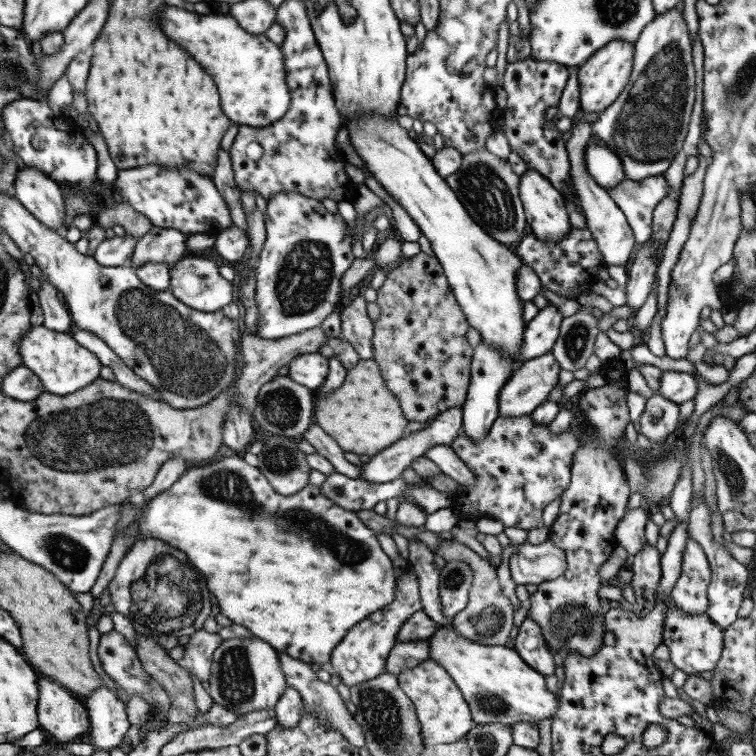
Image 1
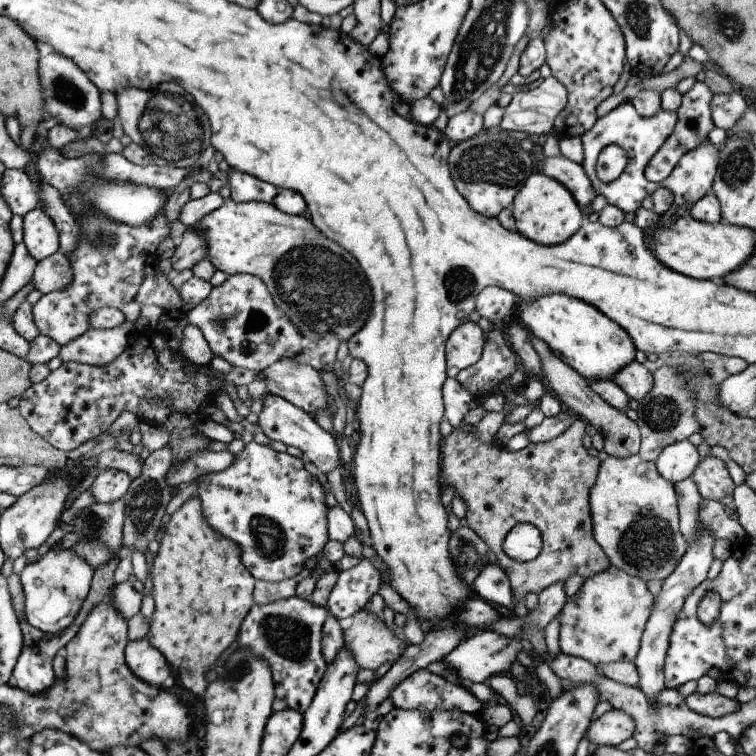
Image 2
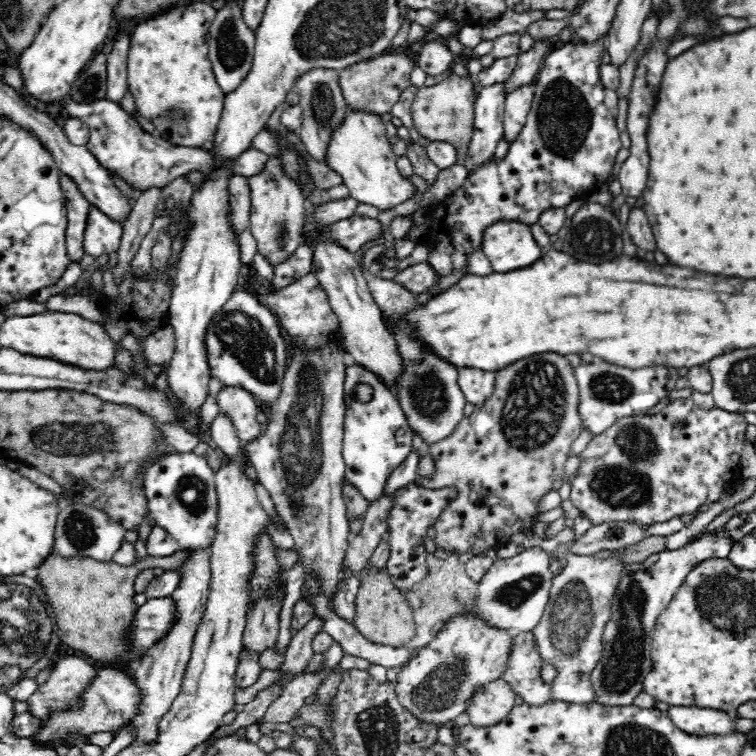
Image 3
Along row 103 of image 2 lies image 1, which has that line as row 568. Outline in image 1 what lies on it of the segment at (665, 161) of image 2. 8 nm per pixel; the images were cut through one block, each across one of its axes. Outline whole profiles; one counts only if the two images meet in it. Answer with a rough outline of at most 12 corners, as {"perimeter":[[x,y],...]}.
{"perimeter":[[691,537],[671,598],[686,614],[708,610],[711,567]]}

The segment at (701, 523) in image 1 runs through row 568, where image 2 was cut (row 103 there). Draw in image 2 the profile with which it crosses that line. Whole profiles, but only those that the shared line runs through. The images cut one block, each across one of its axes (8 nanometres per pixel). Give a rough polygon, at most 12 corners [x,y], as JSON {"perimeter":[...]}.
{"perimeter":[[738,89],[713,96],[715,128],[733,130],[748,108]]}

